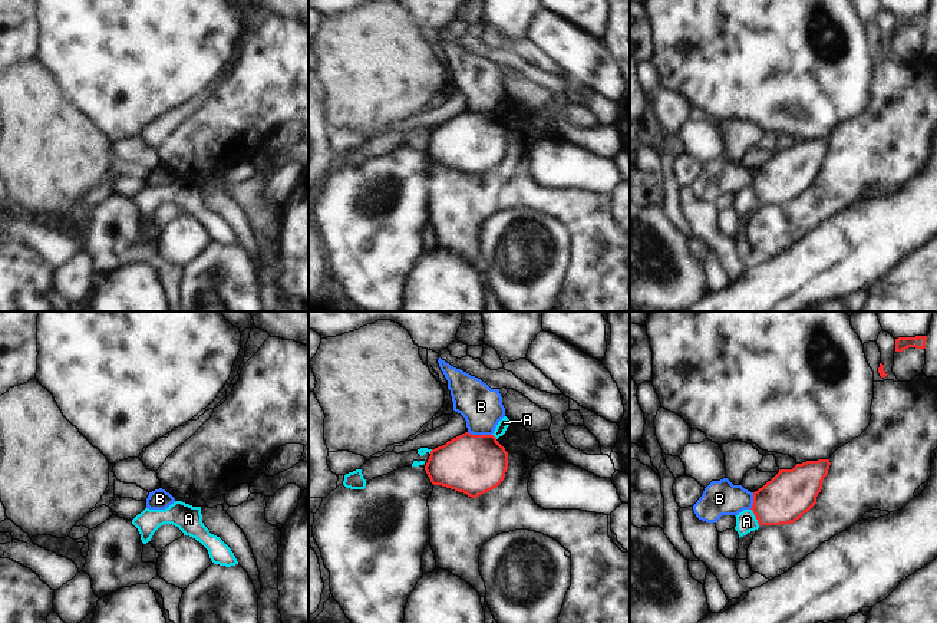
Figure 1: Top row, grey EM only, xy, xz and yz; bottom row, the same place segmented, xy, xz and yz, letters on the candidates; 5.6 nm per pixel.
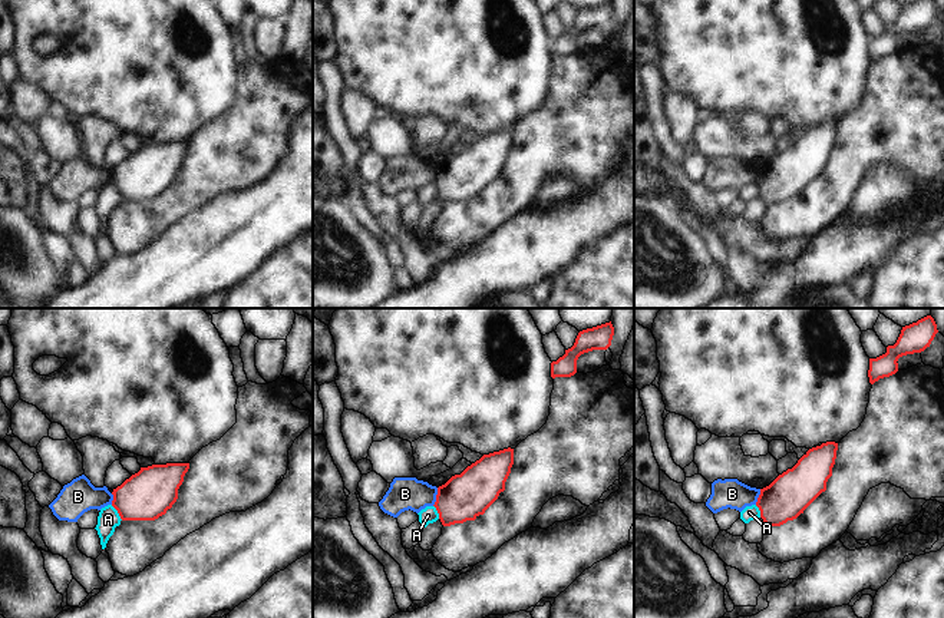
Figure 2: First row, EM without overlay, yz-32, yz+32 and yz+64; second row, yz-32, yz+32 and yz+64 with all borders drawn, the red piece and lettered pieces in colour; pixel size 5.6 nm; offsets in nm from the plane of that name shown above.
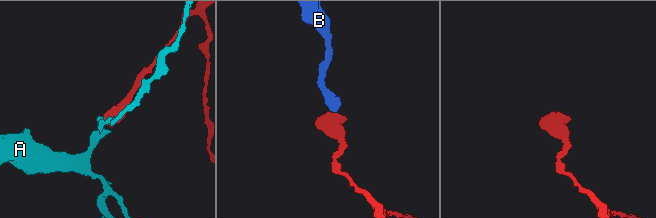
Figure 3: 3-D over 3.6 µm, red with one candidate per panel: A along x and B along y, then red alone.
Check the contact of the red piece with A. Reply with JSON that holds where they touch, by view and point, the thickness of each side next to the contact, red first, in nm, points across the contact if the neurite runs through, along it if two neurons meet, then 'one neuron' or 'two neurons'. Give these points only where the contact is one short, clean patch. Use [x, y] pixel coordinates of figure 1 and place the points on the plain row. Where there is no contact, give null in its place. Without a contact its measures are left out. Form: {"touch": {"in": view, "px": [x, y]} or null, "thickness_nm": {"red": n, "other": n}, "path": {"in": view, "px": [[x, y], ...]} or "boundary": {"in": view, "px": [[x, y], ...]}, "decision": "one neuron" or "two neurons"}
{"touch": {"in": "yz", "px": [755, 194]}, "thickness_nm": {"red": 280, "other": 120}, "boundary": {"in": "yz", "px": [[751, 187], [759, 203]]}, "decision": "two neurons"}

